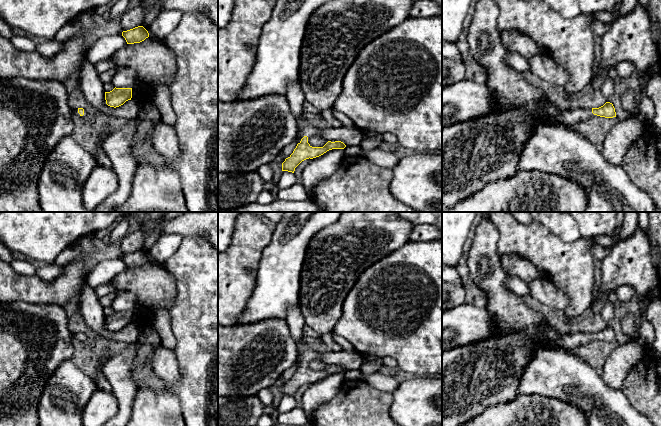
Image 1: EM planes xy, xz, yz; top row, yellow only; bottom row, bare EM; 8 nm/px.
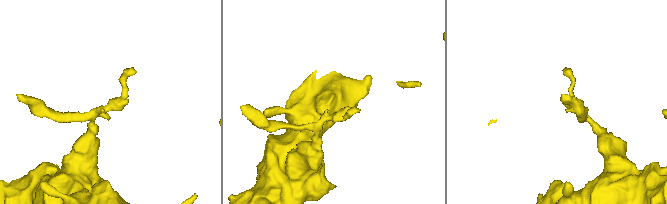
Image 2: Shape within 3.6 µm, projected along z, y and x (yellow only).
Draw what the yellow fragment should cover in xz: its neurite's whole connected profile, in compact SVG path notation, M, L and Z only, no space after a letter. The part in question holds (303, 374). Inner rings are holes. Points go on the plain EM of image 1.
M290 307L286 322L290 328L293 339L297 343L298 368L293 377L285 383L282 387L282 395L294 397L295 392L306 383L313 383L319 381L332 373L344 373L346 369L341 365L328 365L323 371L312 371L308 364L313 360L318 360L320 352L306 345L303 342L303 328L305 326L305 319L302 312L297 307Z

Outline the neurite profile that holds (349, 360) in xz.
M342 350L341 352L320 352L319 360L331 366L341 365L346 370L360 369L365 357L358 352L349 352Z

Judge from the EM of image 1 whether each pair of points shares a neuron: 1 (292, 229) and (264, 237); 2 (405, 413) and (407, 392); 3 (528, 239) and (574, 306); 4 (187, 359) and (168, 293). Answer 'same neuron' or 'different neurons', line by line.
1: different neurons
2: same neuron
3: same neuron
4: different neurons

